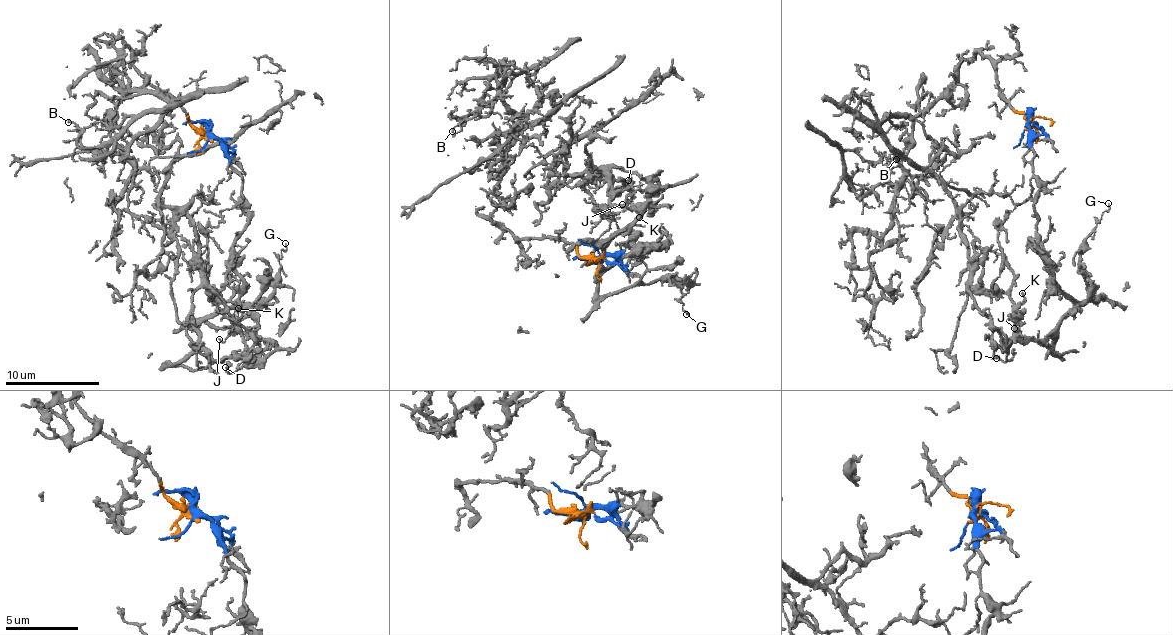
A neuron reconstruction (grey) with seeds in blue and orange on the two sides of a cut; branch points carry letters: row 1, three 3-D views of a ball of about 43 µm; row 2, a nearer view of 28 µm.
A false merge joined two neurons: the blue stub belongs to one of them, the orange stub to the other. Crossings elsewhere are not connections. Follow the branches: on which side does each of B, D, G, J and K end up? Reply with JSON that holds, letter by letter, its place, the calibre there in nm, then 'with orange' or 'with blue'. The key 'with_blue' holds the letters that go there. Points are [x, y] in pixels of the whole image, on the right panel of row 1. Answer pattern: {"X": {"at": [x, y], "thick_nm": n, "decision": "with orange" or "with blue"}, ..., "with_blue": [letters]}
{"B": {"at": [896, 159], "thick_nm": 140, "decision": "with orange"}, "D": {"at": [996, 358], "thick_nm": 130, "decision": "with blue"}, "G": {"at": [1108, 203], "thick_nm": 110, "decision": "with blue"}, "J": {"at": [1014, 328], "thick_nm": 140, "decision": "with blue"}, "K": {"at": [1022, 293], "thick_nm": 170, "decision": "with blue"}, "with_blue": ["D", "G", "J", "K"]}

